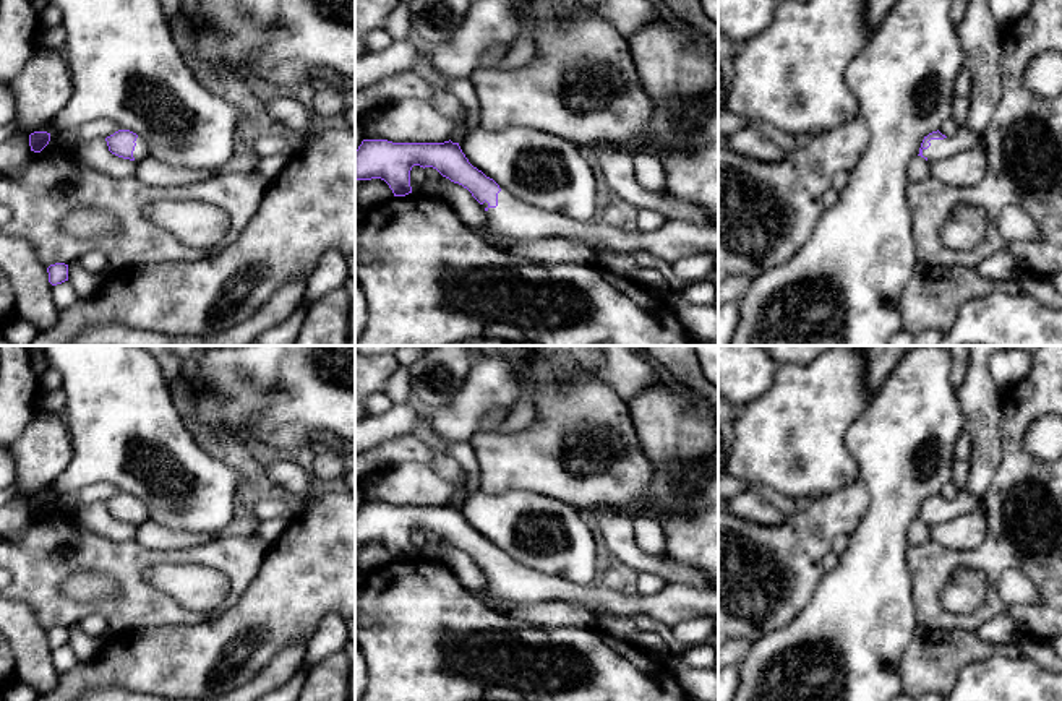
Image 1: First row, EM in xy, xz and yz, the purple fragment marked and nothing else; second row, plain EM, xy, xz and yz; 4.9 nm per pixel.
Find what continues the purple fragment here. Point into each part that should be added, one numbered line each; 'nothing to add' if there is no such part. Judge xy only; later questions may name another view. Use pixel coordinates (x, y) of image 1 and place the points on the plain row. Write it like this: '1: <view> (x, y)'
1: xy (141, 515)

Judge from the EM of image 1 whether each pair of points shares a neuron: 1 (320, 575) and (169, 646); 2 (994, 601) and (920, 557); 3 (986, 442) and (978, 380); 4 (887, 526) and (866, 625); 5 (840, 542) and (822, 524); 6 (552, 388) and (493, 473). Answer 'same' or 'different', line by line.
1: same
2: same
3: same
4: same
5: different
6: same

